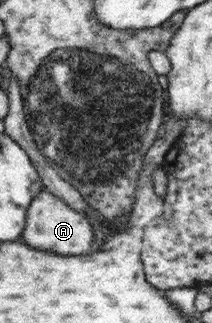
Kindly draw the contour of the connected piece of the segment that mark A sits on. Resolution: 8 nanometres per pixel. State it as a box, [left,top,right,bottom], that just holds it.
[20,188,93,257]

